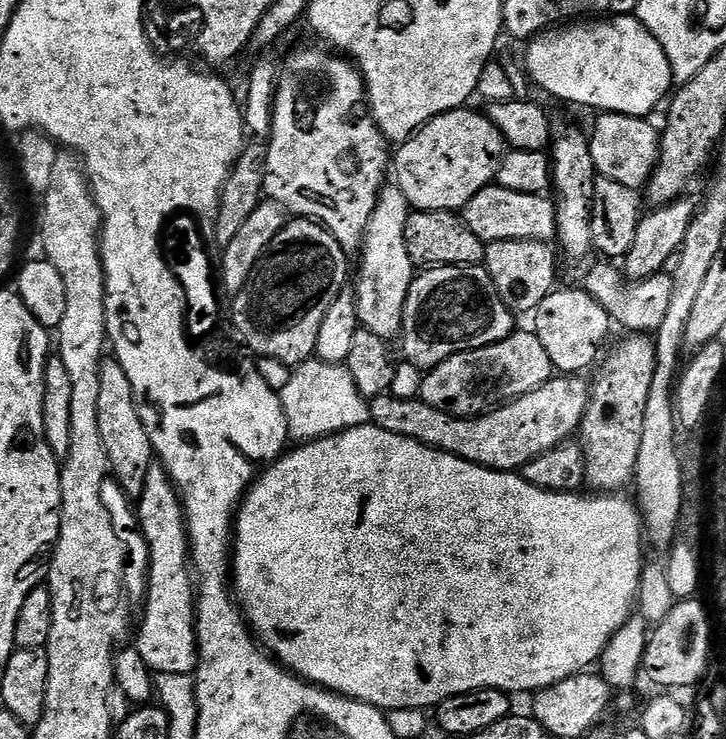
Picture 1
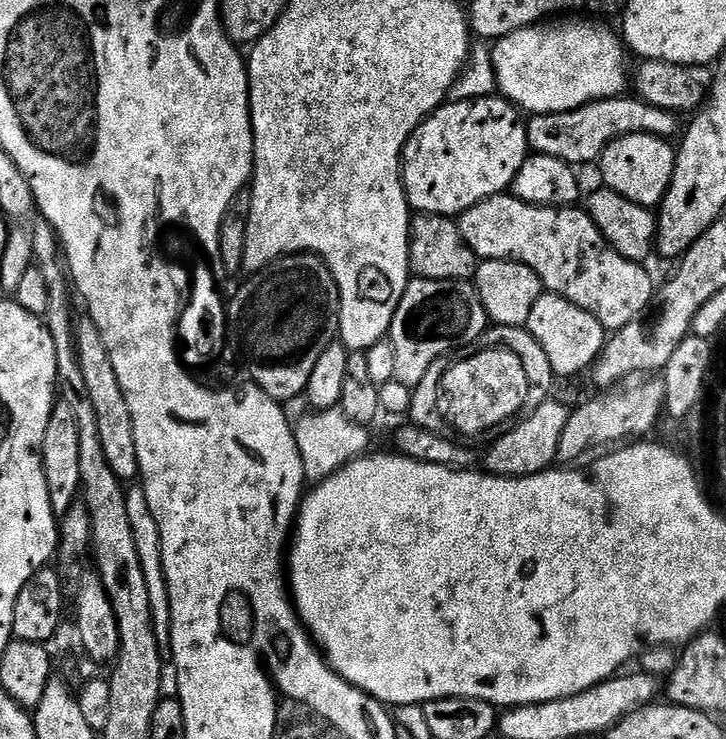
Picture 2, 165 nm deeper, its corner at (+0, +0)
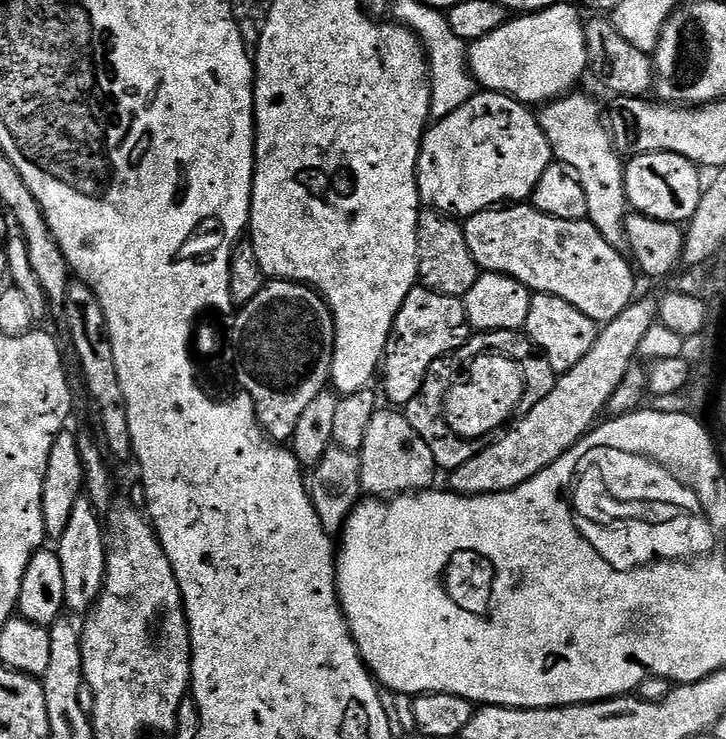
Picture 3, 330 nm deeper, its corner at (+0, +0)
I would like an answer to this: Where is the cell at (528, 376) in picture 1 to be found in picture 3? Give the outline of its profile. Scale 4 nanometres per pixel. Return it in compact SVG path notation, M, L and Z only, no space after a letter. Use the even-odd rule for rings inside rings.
M523 331L476 334L469 339L467 344L463 344L459 350L436 359L430 364L418 394L405 404L403 414L407 418L407 422L410 423L410 426L414 426L414 430L418 430L418 434L422 434L422 438L426 440L426 446L430 447L430 452L434 454L437 465L444 466L444 464L448 464L447 467L453 469L460 464L470 462L470 458L476 456L478 451L477 445L473 441L458 437L444 420L444 404L449 387L457 377L457 375L455 376L456 371L461 367L460 372L465 365L485 350L491 350L493 353L508 356L519 364L524 375L525 393L527 399L532 404L542 402L542 398L546 398L546 394L550 394L550 390L556 385L557 373L552 371L550 362L546 362L546 358L537 352L535 344L528 339Z

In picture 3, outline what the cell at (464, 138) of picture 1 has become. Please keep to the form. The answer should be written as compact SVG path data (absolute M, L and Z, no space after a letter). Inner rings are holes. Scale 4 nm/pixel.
M480 90L466 106L425 131L416 167L420 203L446 216L467 218L505 202L524 202L553 162L550 142L529 105L500 92Z

